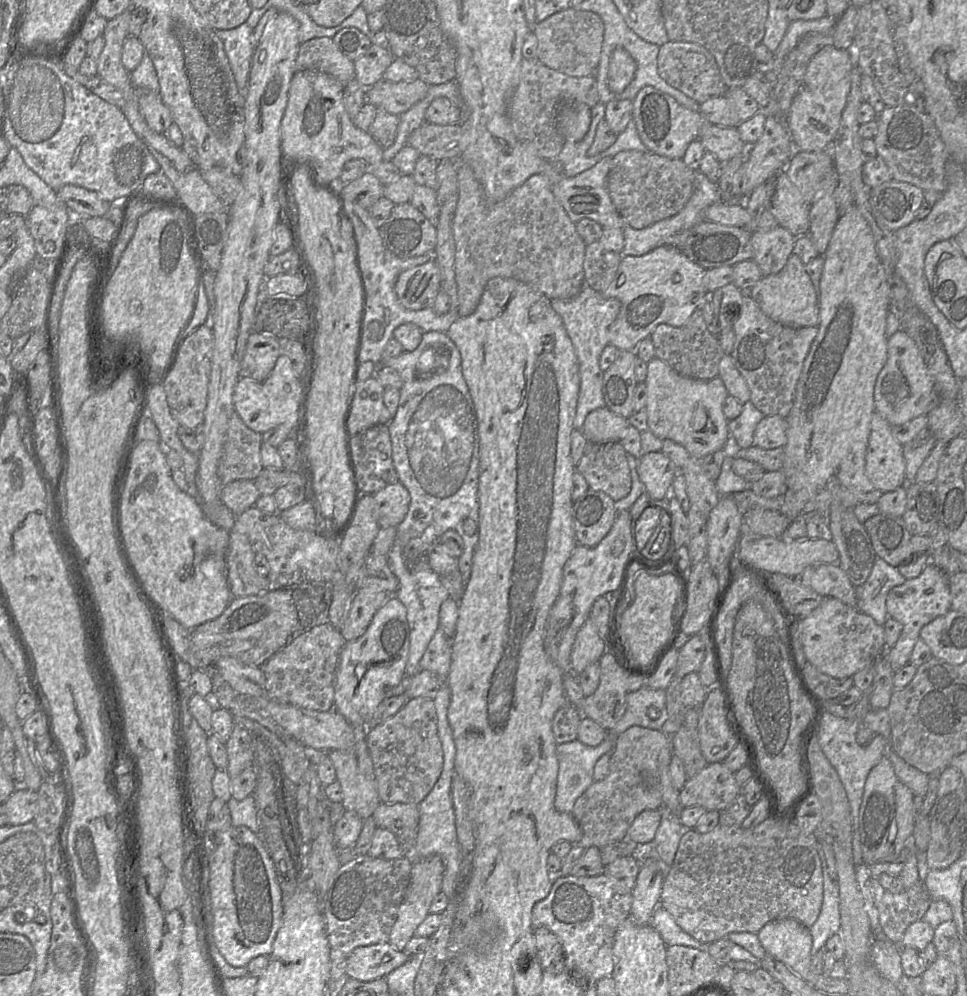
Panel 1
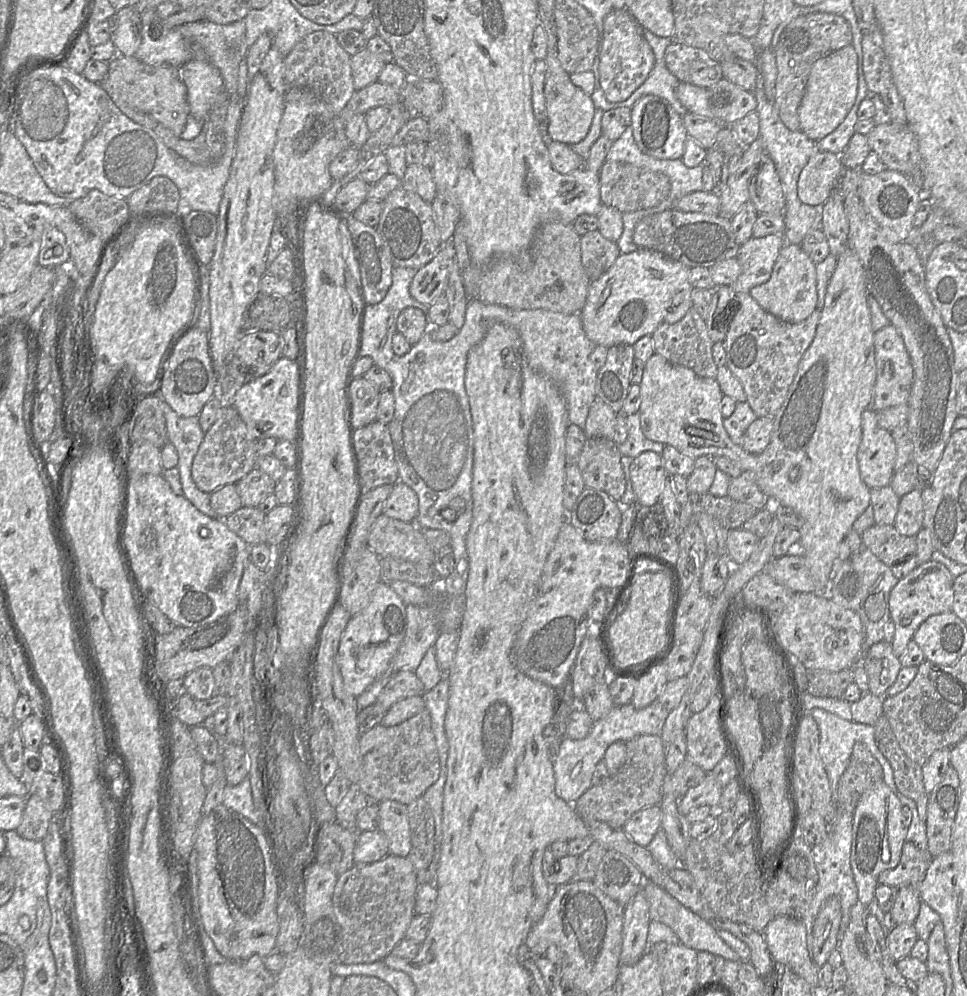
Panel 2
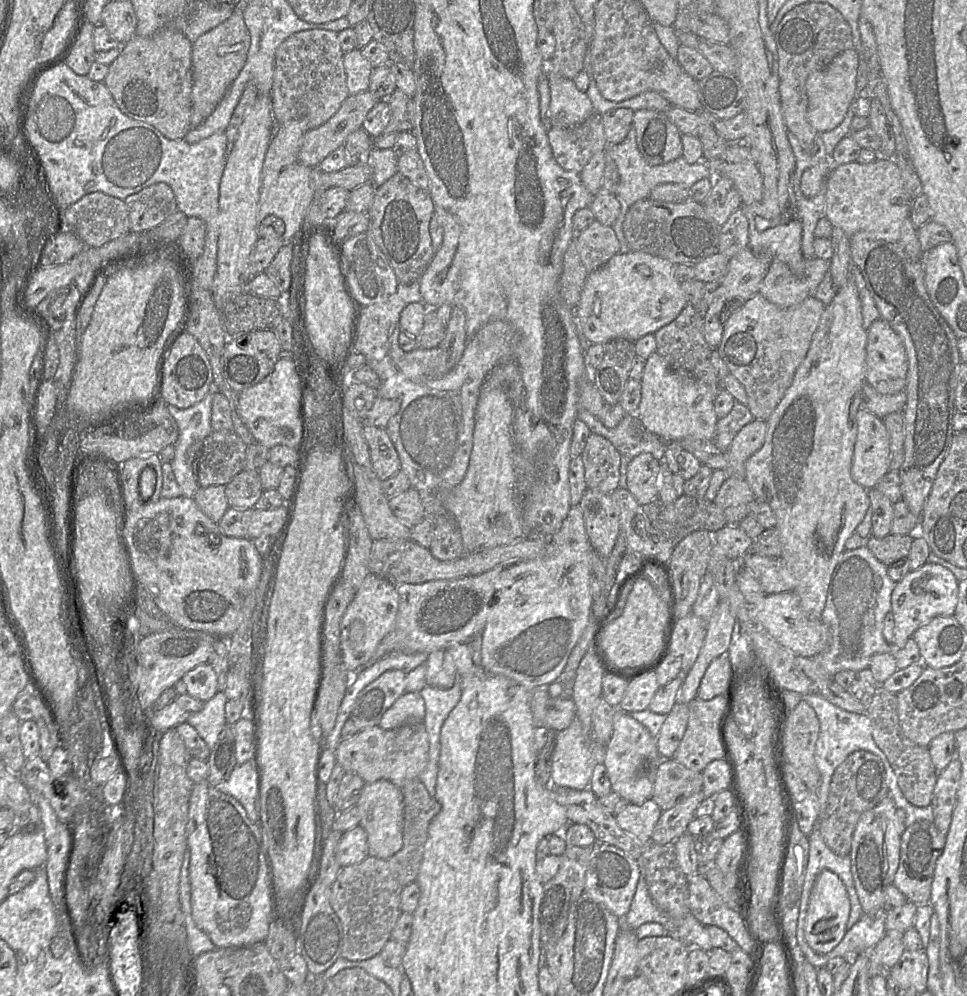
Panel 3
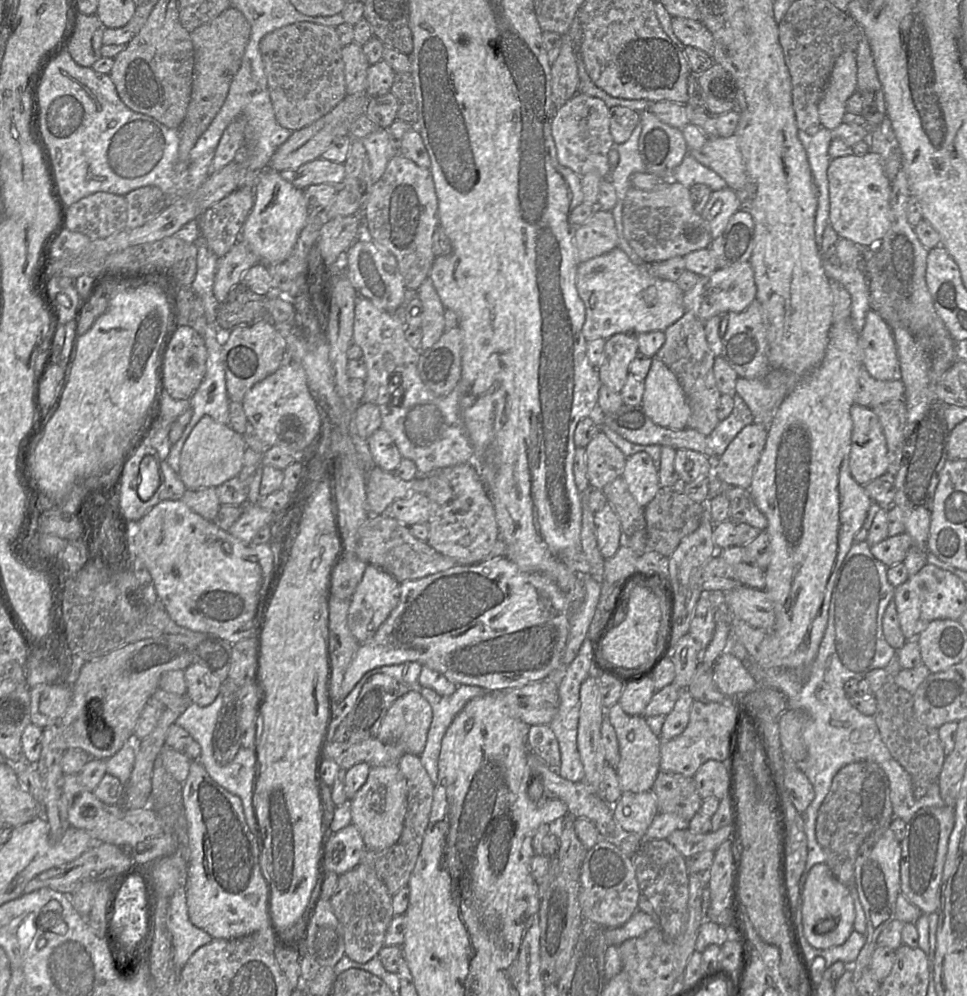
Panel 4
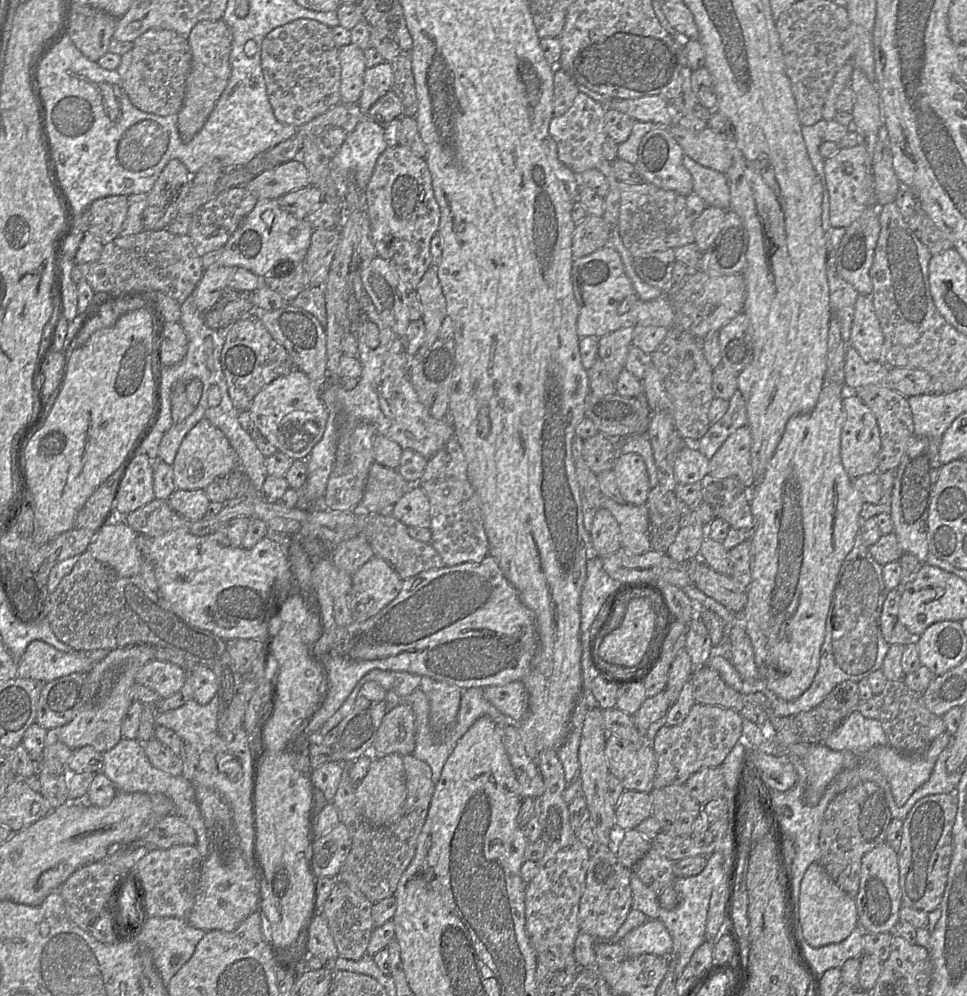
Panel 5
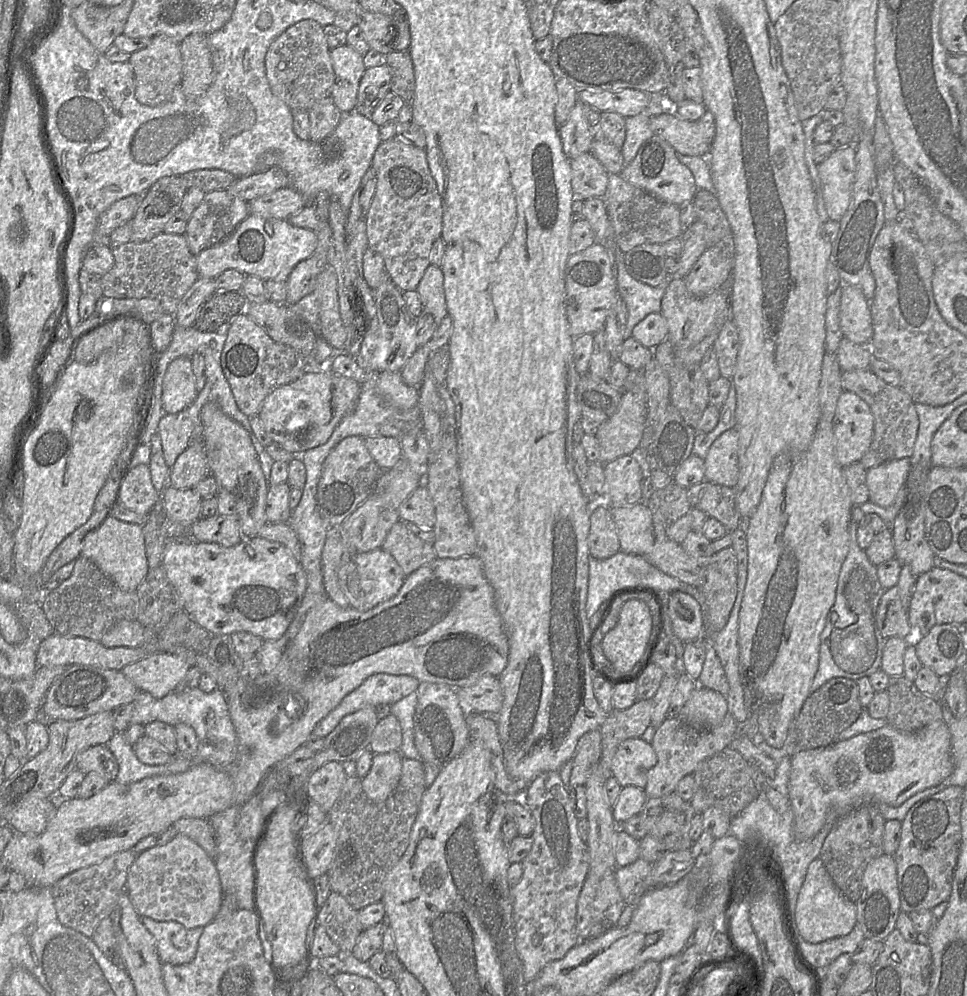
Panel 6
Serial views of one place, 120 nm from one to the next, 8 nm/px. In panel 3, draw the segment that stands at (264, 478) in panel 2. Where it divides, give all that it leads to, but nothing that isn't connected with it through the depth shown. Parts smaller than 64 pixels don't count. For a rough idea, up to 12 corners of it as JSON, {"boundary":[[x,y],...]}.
{"boundary":[[245,469],[225,485],[229,507],[254,508],[259,472]]}

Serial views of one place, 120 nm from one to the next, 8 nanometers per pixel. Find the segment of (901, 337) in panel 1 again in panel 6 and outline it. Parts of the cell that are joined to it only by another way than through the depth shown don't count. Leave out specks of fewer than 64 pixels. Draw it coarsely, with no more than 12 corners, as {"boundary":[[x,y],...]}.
{"boundary":[[842,284],[839,323],[843,338],[869,346],[870,301]]}

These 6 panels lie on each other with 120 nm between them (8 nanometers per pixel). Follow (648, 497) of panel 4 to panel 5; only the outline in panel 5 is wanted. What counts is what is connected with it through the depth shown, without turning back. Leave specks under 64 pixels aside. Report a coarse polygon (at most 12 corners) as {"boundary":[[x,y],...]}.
{"boundary":[[619,454],[612,471],[626,504],[645,505],[643,458]]}

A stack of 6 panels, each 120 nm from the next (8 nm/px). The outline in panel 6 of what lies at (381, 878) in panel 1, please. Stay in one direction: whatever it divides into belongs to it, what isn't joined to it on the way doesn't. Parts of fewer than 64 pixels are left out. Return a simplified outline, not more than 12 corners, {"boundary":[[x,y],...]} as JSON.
{"boundary":[[333,891],[318,924],[352,953],[362,932],[358,910]]}

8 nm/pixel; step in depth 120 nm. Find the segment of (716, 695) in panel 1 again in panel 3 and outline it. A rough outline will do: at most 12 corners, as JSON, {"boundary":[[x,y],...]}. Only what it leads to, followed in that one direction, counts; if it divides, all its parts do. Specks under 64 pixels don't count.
{"boundary":[[725,695],[688,703],[685,734],[672,759],[702,772],[724,760]]}

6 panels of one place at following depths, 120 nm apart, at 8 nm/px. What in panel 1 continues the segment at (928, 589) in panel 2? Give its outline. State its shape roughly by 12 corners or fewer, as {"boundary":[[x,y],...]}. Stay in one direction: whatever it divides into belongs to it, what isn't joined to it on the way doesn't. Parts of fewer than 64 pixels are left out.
{"boundary":[[929,563],[889,591],[888,616],[903,626],[886,650],[895,672],[921,628],[951,609],[948,577]]}

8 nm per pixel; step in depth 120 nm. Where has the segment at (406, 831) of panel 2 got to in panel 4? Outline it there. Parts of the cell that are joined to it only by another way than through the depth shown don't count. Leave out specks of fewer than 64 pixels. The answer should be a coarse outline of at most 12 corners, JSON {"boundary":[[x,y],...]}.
{"boundary":[[398,764],[370,768],[348,802],[368,850],[398,841],[407,781]]}

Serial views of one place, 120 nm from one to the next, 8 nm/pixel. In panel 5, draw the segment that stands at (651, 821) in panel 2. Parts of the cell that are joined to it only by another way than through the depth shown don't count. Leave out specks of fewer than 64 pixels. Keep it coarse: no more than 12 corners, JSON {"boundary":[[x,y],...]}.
{"boundary":[[624,789],[615,822],[634,829],[651,813],[649,793]]}

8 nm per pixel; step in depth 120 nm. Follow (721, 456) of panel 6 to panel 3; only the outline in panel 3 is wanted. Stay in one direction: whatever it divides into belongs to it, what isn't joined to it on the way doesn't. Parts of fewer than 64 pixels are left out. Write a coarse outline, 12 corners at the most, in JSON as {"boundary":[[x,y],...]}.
{"boundary":[[767,421],[745,425],[728,448],[726,471],[745,479],[747,460],[765,443]]}

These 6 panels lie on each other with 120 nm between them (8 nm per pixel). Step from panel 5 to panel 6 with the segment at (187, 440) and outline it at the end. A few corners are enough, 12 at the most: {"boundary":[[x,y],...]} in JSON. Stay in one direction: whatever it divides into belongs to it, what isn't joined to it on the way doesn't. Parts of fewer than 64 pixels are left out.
{"boundary":[[191,443],[170,468],[176,489],[212,475],[203,443]]}

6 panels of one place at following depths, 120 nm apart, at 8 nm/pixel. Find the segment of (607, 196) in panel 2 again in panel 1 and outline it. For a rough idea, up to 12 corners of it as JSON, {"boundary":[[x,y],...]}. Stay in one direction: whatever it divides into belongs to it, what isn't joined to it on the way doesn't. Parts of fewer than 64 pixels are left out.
{"boundary":[[625,150],[607,189],[626,225],[683,209],[694,170],[683,159]]}

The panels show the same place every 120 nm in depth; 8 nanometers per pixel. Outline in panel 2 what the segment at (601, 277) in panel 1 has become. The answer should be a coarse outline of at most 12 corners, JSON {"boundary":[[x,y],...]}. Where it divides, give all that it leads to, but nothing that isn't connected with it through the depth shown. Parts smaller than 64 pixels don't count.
{"boundary":[[594,230],[580,237],[581,262],[590,281],[621,254]]}

